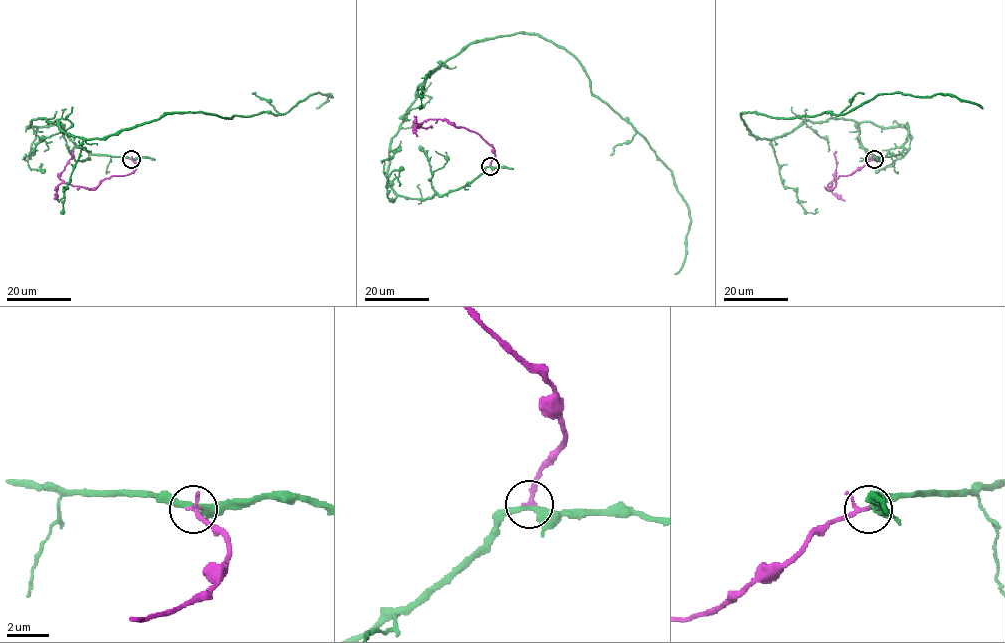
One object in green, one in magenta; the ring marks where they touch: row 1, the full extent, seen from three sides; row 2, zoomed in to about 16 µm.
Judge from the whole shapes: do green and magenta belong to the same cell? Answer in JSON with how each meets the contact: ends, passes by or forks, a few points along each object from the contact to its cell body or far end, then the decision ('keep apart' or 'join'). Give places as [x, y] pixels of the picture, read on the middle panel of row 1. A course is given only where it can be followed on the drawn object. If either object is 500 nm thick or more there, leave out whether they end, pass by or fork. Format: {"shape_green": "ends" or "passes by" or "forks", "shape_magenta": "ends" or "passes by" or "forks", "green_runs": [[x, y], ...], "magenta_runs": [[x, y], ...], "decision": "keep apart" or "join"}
{"shape_green": "passes by", "shape_magenta": "passes by", "green_runs": [[489, 165], [420, 200], [386, 176], [428, 77], [480, 40], [540, 35], [670, 171], [690, 218], [674, 274]], "magenta_runs": [[489, 165], [495, 156], [494, 149], [473, 131], [442, 119], [431, 119], [418, 125], [433, 127]], "decision": "join"}

